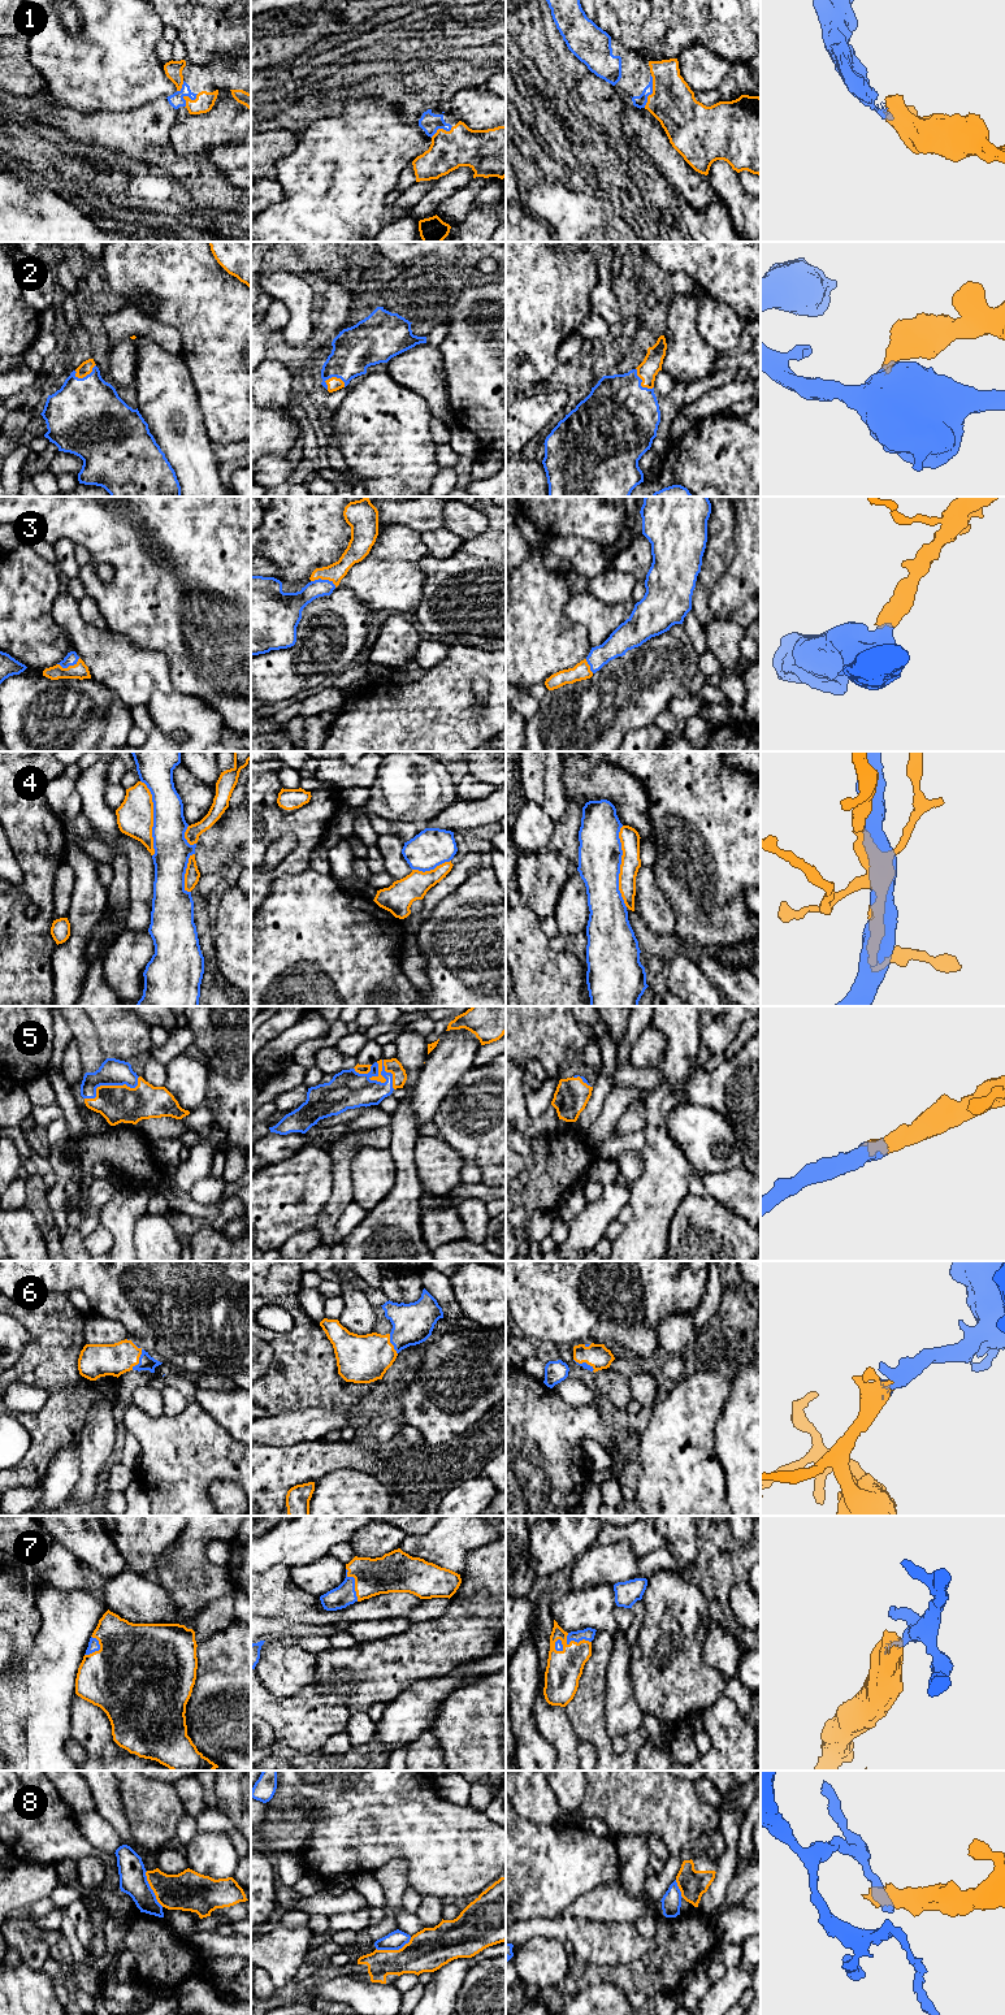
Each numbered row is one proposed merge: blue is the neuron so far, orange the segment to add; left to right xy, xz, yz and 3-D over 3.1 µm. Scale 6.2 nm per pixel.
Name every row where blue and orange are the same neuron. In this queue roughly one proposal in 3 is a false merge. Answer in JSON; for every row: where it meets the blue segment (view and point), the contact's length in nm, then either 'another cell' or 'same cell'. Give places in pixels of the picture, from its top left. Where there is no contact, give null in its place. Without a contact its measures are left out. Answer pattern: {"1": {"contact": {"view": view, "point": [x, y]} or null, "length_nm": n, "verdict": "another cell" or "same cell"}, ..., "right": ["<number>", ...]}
{"1": {"contact": {"view": "yz", "point": [652, 91]}, "length_nm": 200, "verdict": "same cell"}, "2": {"contact": {"view": "xz", "point": [336, 376]}, "length_nm": 140, "verdict": "same cell"}, "3": {"contact": {"view": "xz", "point": [324, 580]}, "length_nm": 170, "verdict": "same cell"}, "4": {"contact": {"view": "yz", "point": [619, 866]}, "length_nm": 500, "verdict": "another cell"}, "5": {"contact": {"view": "xz", "point": [389, 1073]}, "length_nm": 200, "verdict": "same cell"}, "6": {"contact": {"view": "xy", "point": [141, 1355]}, "length_nm": 180, "verdict": "same cell"}, "7": {"contact": {"view": "xz", "point": [354, 1584]}, "length_nm": 220, "verdict": "same cell"}, "8": {"contact": {"view": "xz", "point": [394, 1949]}, "length_nm": 240, "verdict": "another cell"}, "right": ["1", "2", "3", "5", "6", "7"]}

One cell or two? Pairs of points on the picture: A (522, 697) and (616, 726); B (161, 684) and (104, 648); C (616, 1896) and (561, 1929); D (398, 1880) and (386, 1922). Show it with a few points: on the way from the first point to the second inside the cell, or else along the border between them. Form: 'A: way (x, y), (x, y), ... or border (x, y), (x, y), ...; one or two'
A: border (540, 700), (537, 711), (525, 720); two
B: way (147, 672), (131, 672), (118, 662); one
C: border (561, 1916), (585, 1916), (611, 1922); two
D: way (394, 1890), (390, 1911); one

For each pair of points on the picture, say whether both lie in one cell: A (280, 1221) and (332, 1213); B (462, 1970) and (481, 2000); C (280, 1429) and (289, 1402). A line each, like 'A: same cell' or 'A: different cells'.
A: different cells
B: different cells
C: different cells

